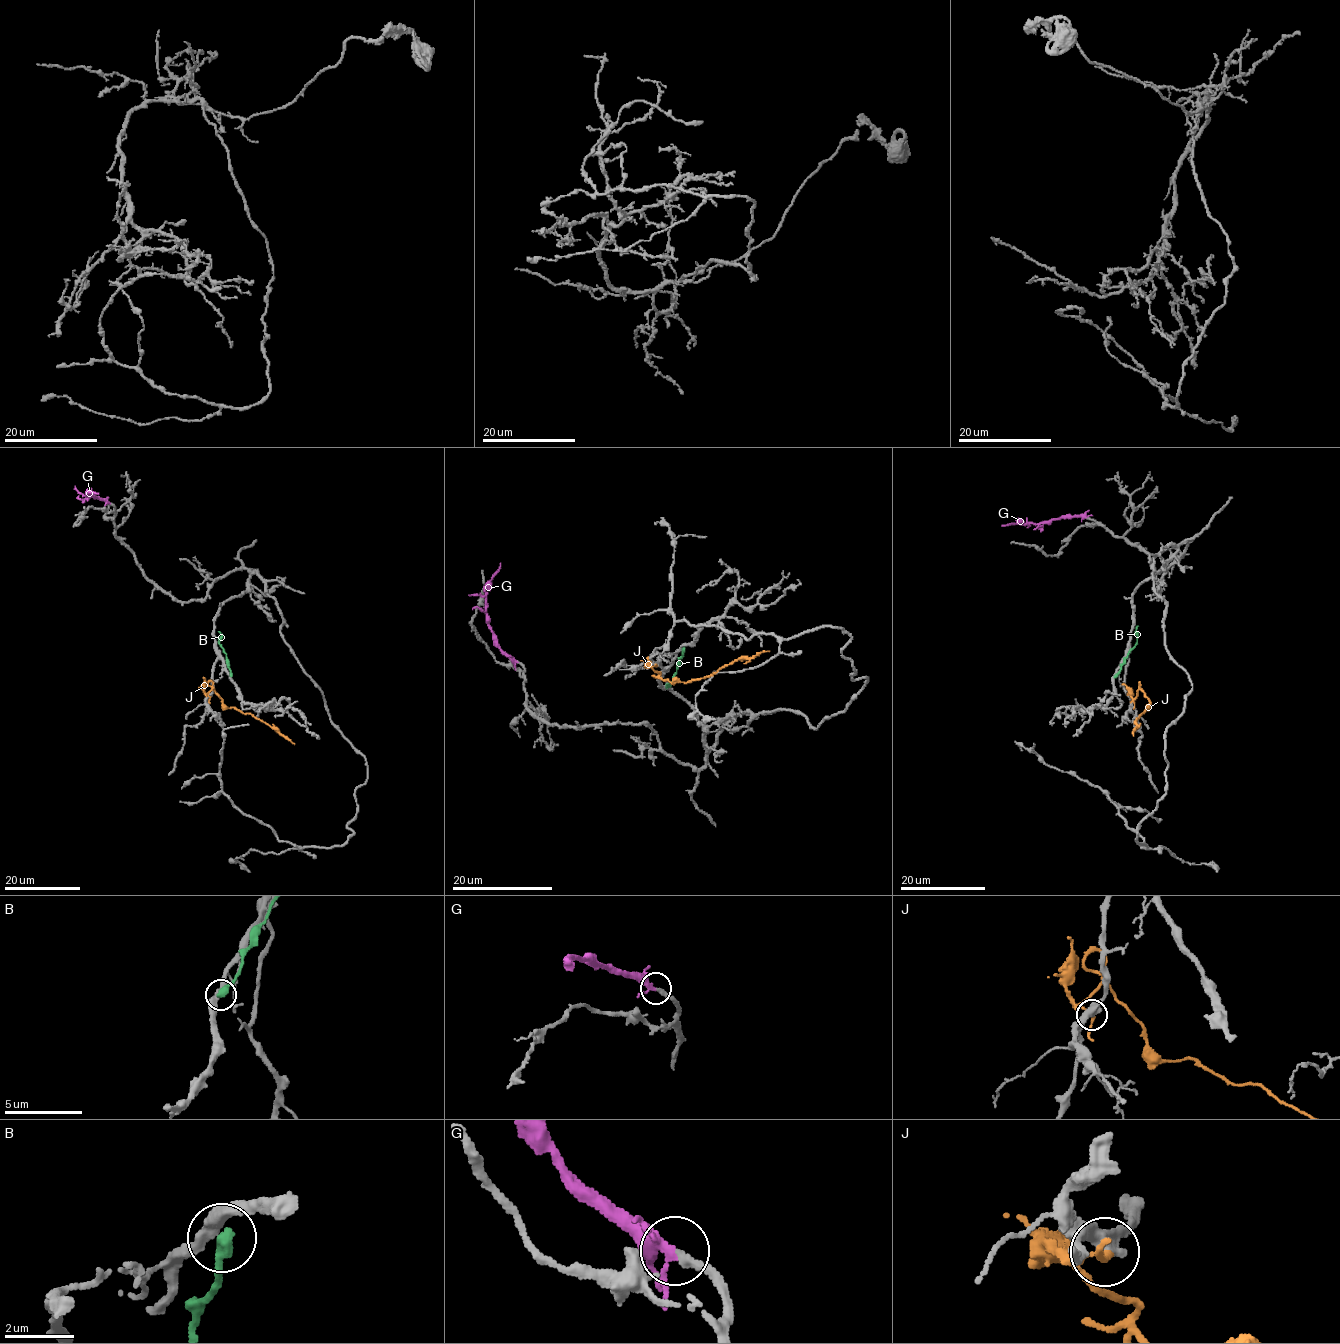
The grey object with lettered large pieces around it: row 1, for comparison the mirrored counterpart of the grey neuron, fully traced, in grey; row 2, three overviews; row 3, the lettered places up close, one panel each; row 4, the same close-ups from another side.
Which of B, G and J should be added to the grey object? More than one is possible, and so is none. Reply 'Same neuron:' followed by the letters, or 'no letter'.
Same neuron: G

